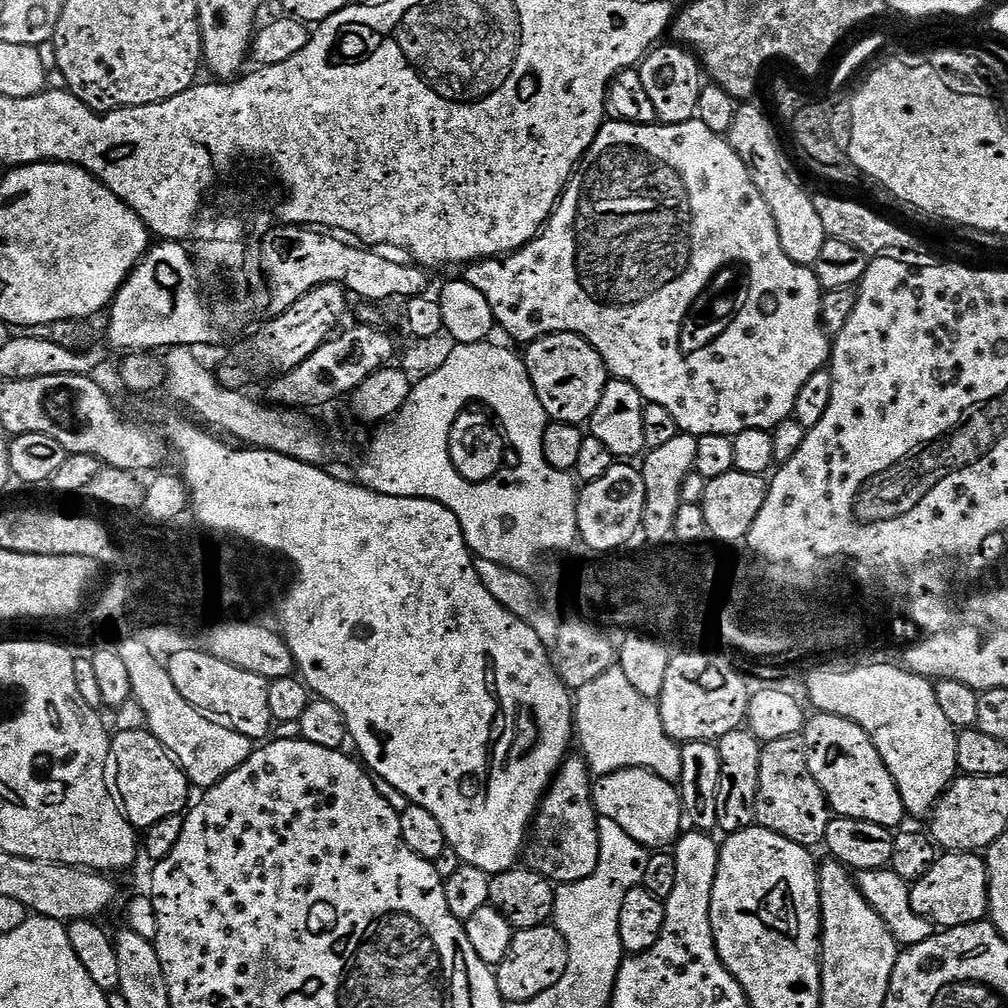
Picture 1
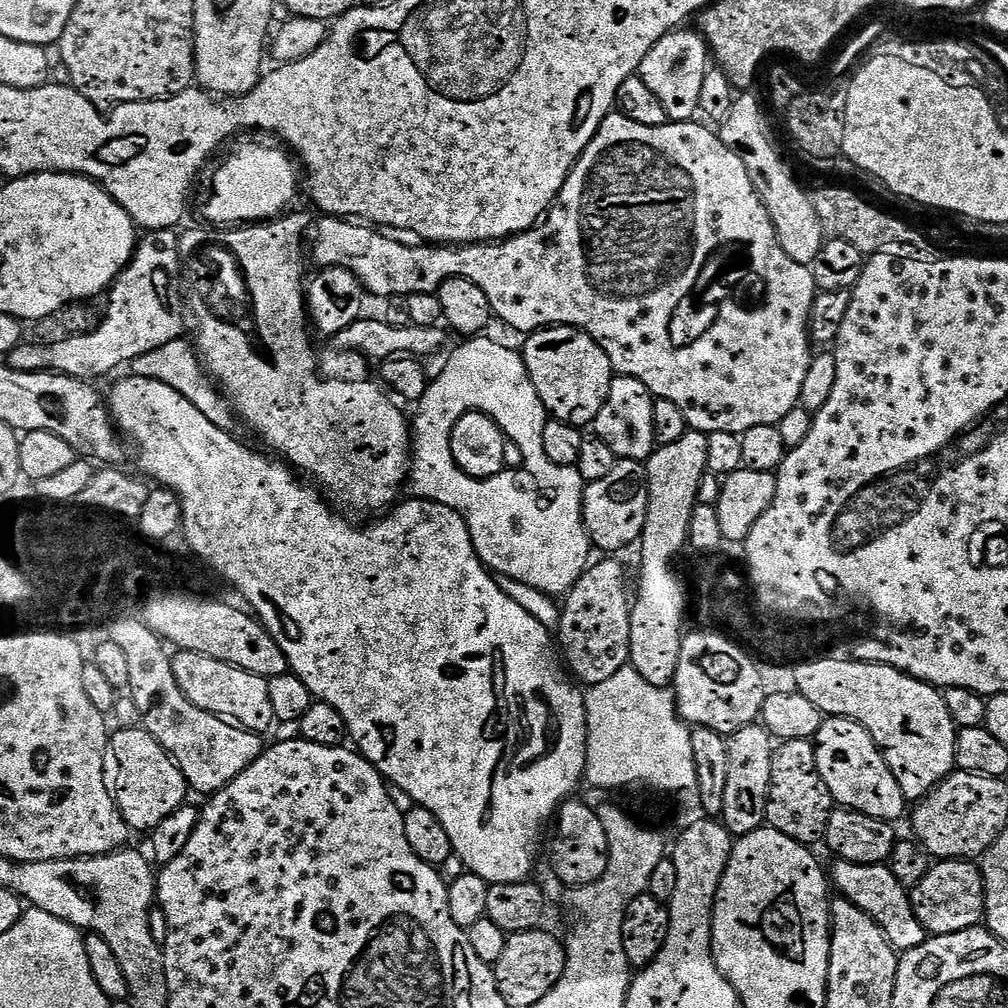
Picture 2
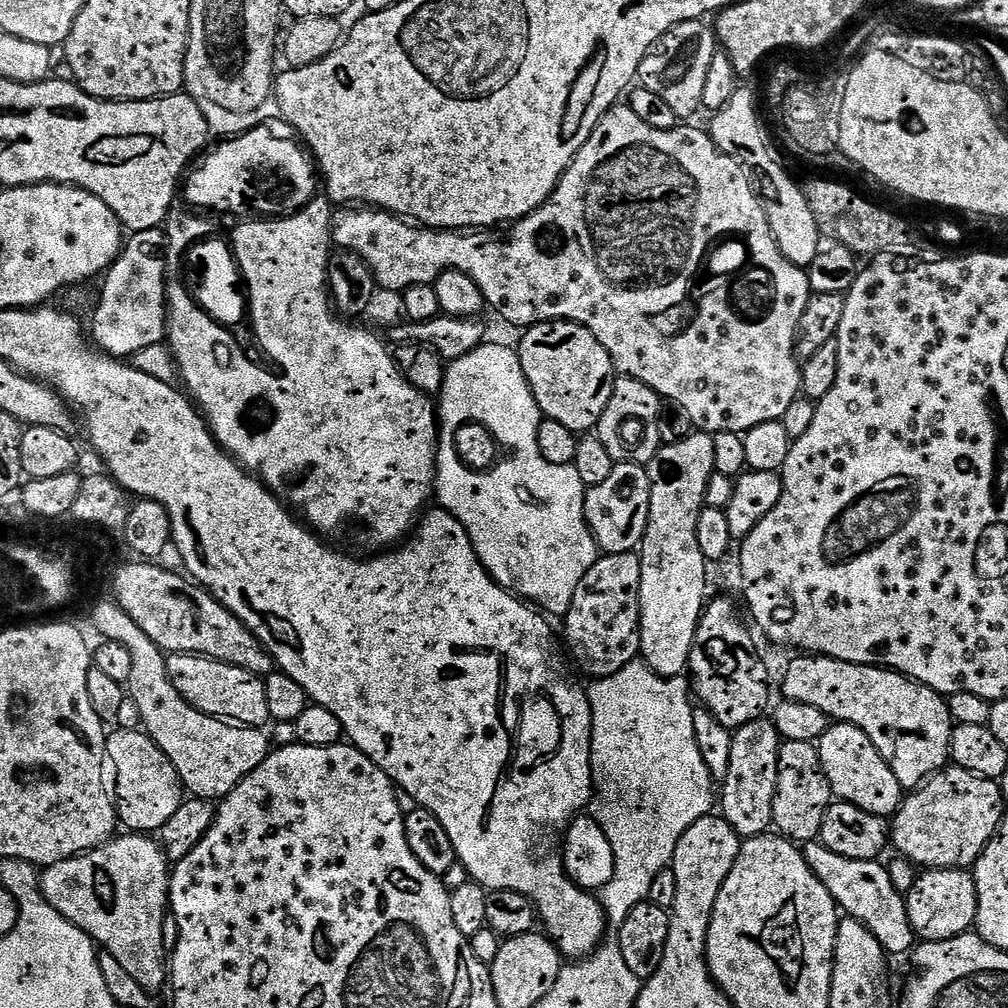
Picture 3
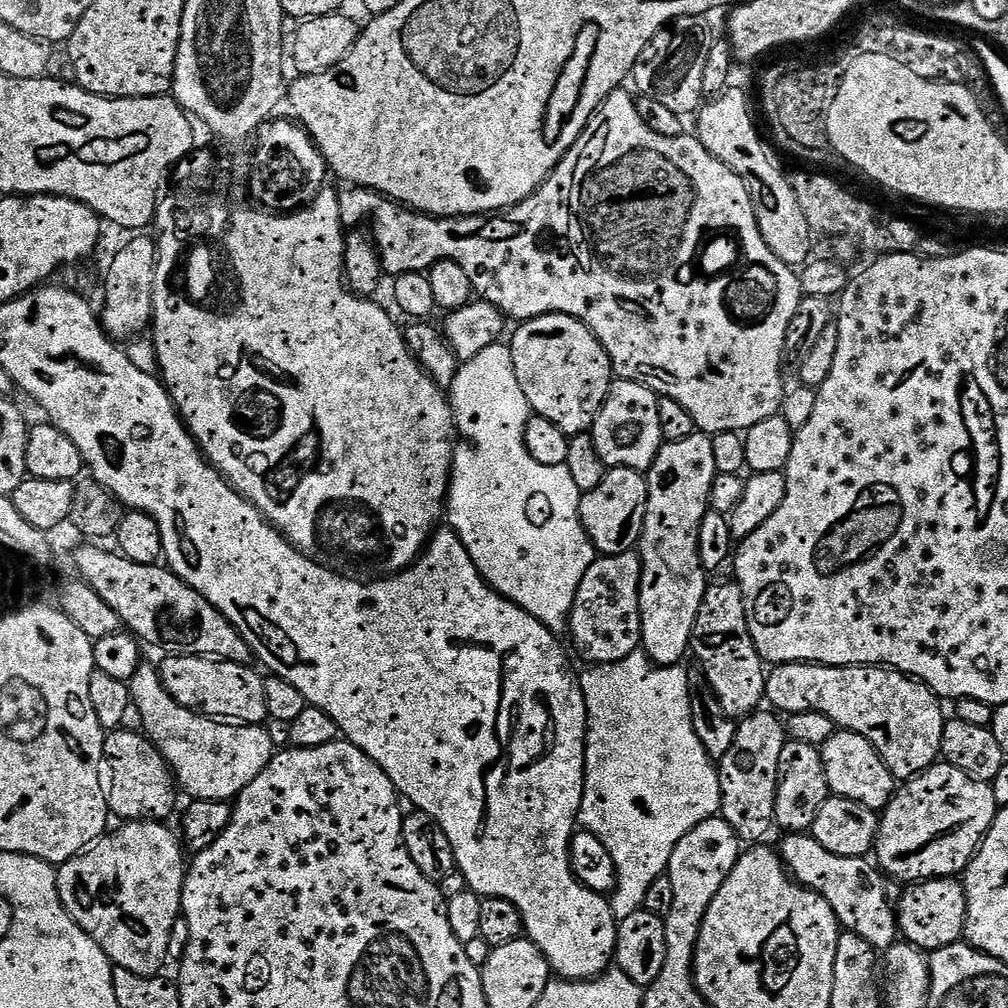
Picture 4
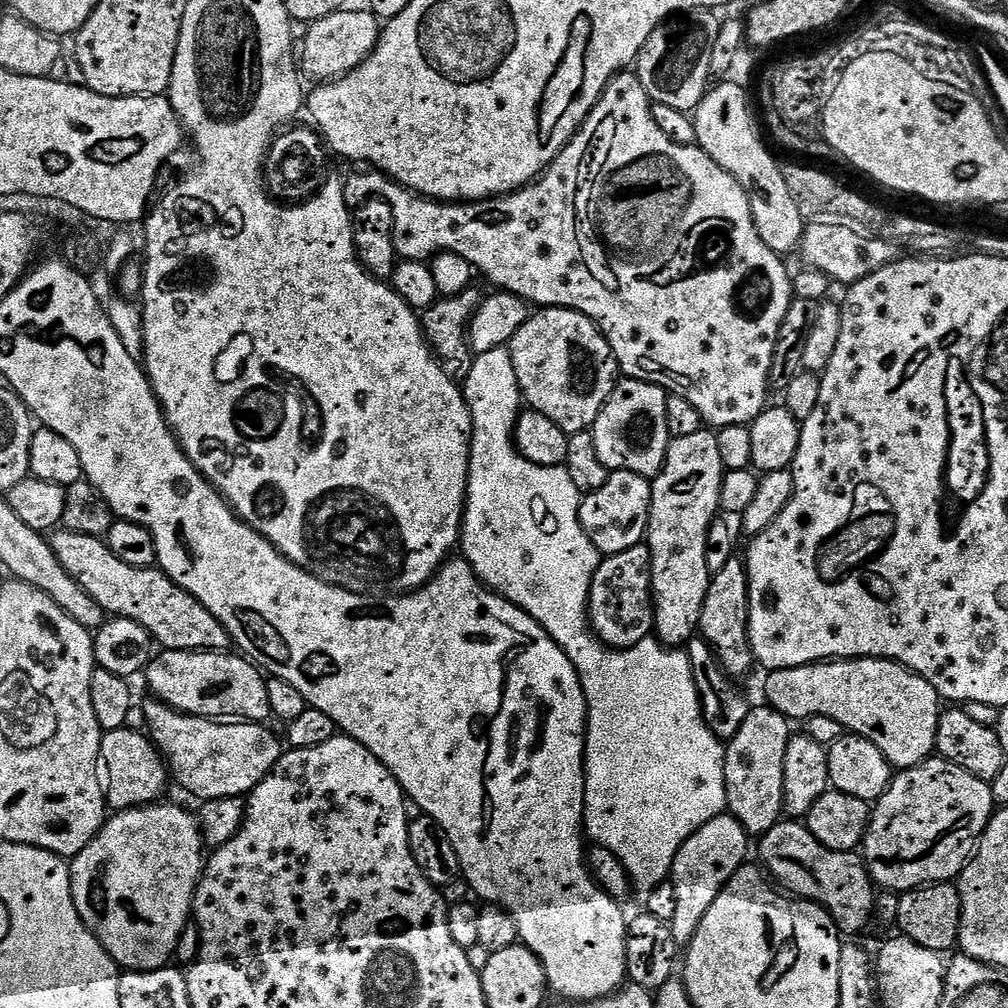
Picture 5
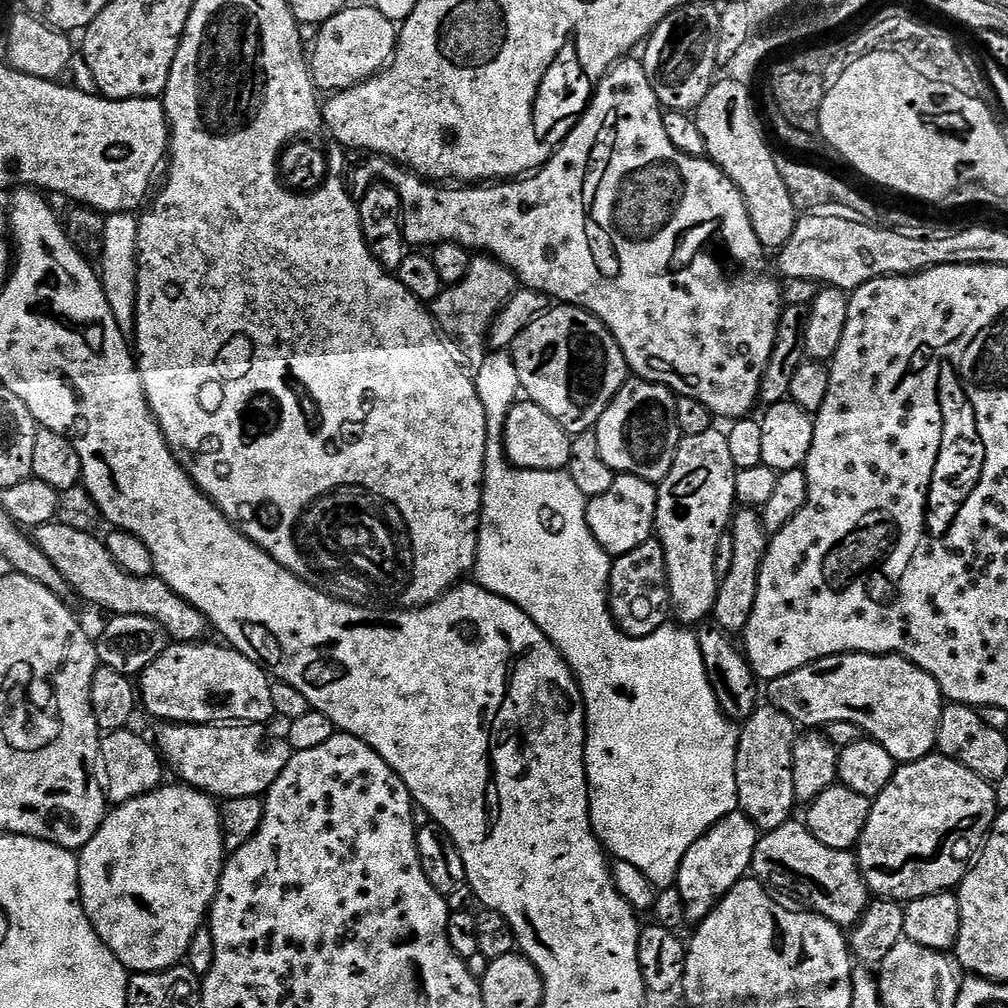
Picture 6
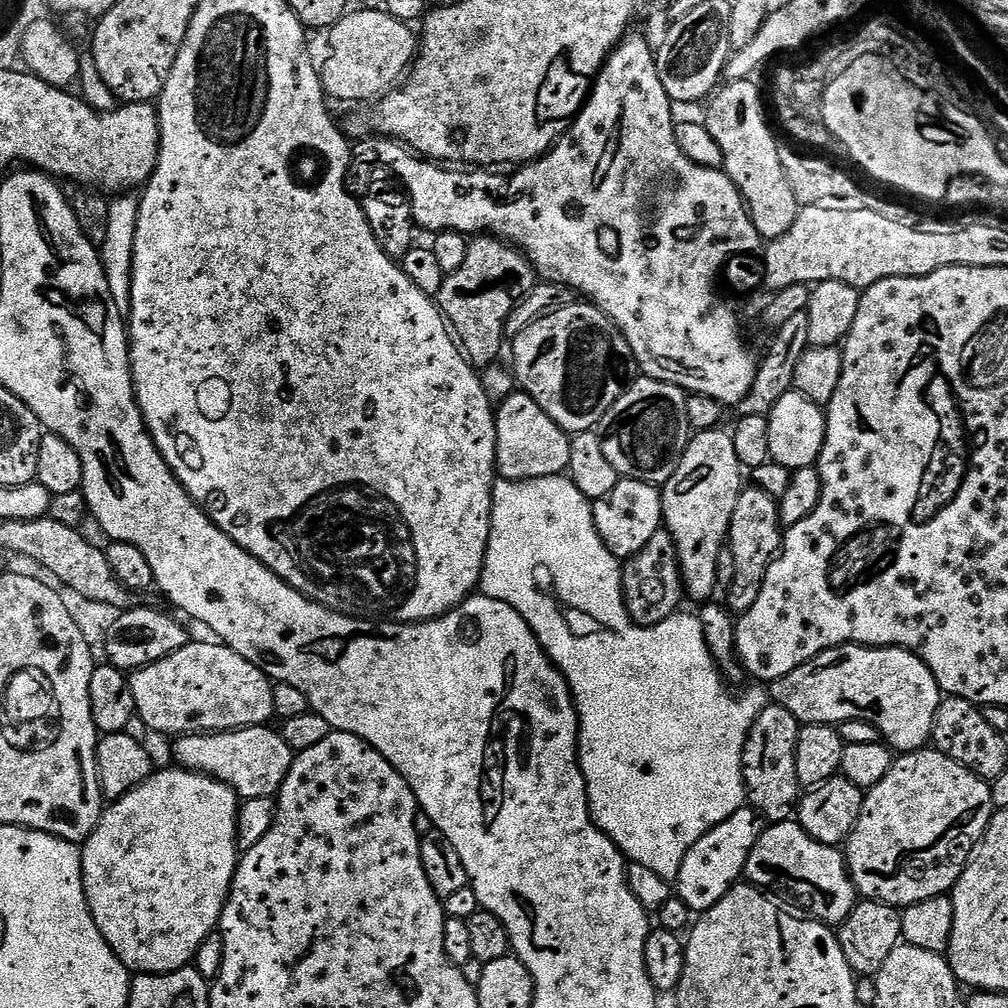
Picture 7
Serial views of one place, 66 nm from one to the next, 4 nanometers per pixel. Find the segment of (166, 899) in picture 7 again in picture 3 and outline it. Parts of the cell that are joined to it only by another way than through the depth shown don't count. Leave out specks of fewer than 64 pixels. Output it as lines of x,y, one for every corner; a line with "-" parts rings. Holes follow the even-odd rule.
123,835
89,852
47,865
39,873
40,890
58,914
74,922
103,951
114,954
141,986
157,990
166,984
164,916
166,920
170,912
170,861
151,835

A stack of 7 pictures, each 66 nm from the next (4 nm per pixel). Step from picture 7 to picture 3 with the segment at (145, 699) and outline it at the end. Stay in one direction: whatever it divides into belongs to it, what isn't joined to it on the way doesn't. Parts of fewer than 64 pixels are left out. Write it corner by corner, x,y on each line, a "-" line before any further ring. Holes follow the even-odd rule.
178,652
168,656
168,677
174,690
178,690
178,694
182,694
182,698
186,698
186,702
190,702
190,706
202,714
249,728
263,729
269,723
264,681
252,672
221,660
212,660
208,656

